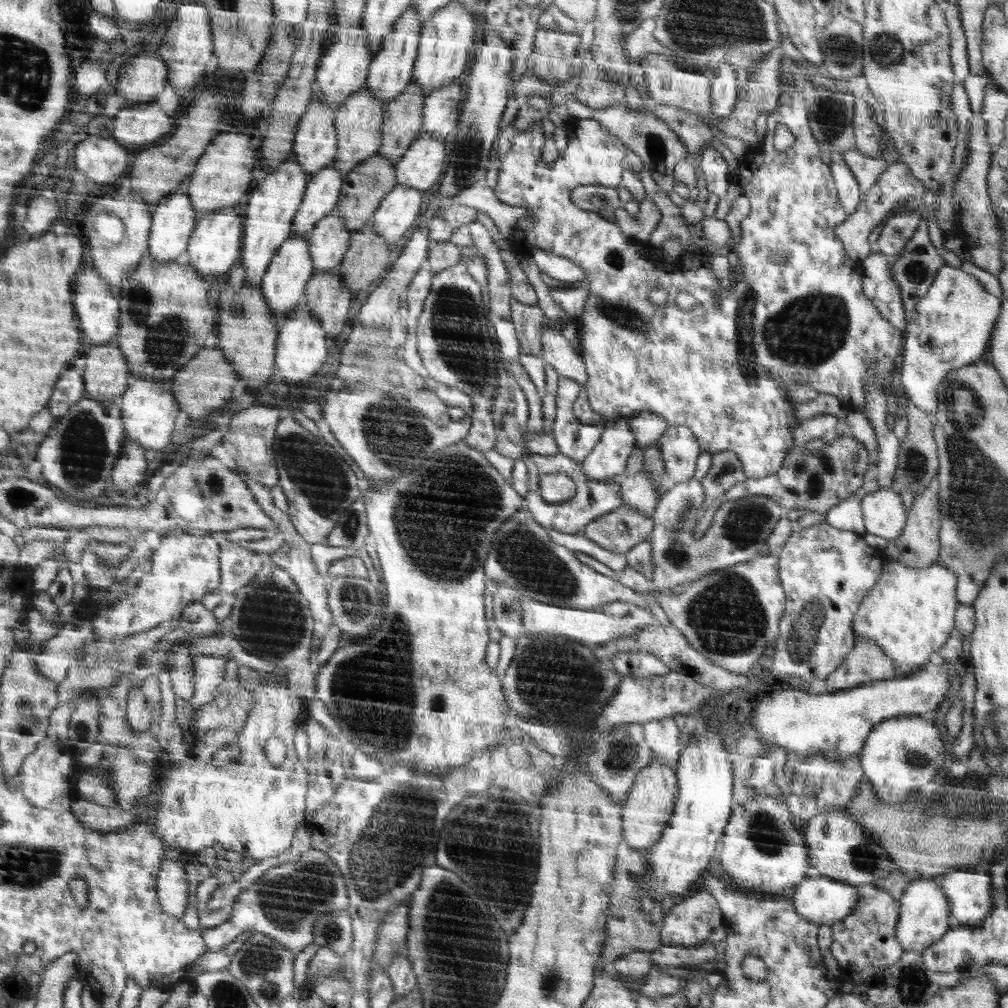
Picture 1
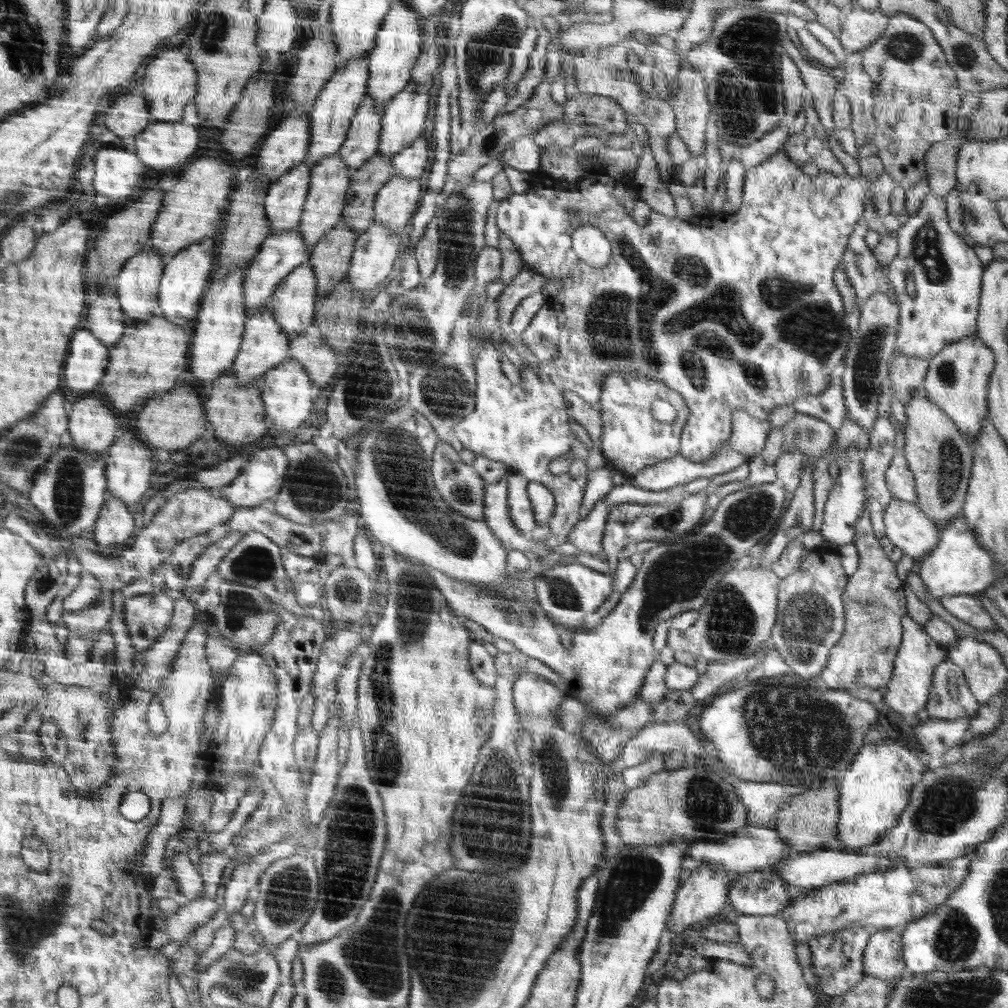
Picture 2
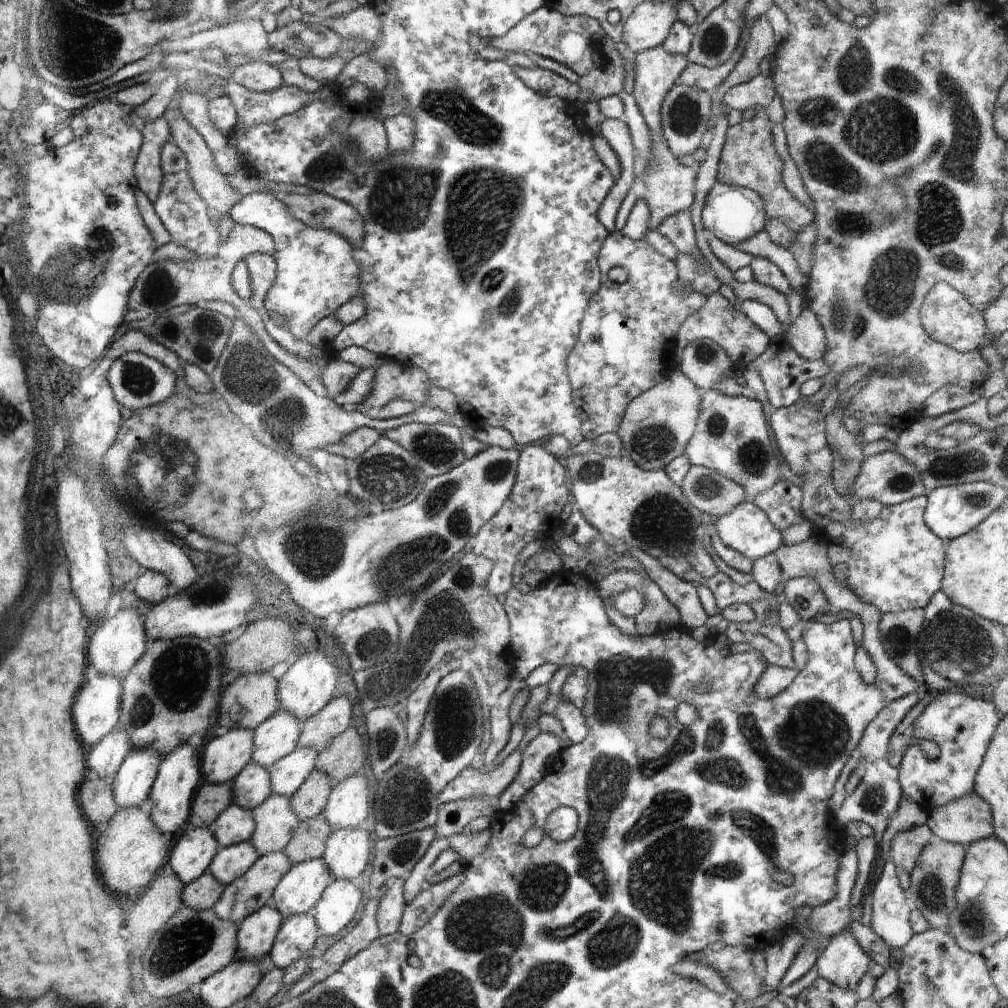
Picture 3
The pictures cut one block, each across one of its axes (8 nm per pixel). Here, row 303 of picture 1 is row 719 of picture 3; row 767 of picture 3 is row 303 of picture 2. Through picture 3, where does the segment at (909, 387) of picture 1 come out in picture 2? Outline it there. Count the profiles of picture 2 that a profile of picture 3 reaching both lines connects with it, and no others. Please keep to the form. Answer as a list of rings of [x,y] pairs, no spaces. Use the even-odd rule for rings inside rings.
[[[927,194],[920,209],[897,230],[899,252],[887,266],[887,276],[894,285],[899,304],[897,353],[930,360],[946,346],[977,334],[984,265],[973,246],[954,232],[949,224],[945,198]],[[906,274],[914,280],[914,294],[906,290]]]

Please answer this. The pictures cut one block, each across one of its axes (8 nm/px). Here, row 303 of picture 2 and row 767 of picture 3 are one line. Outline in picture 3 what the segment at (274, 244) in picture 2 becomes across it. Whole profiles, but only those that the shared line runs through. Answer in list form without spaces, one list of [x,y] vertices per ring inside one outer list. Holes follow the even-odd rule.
[[[253,760],[237,774],[234,781],[235,803],[253,811],[273,792],[269,769]]]

